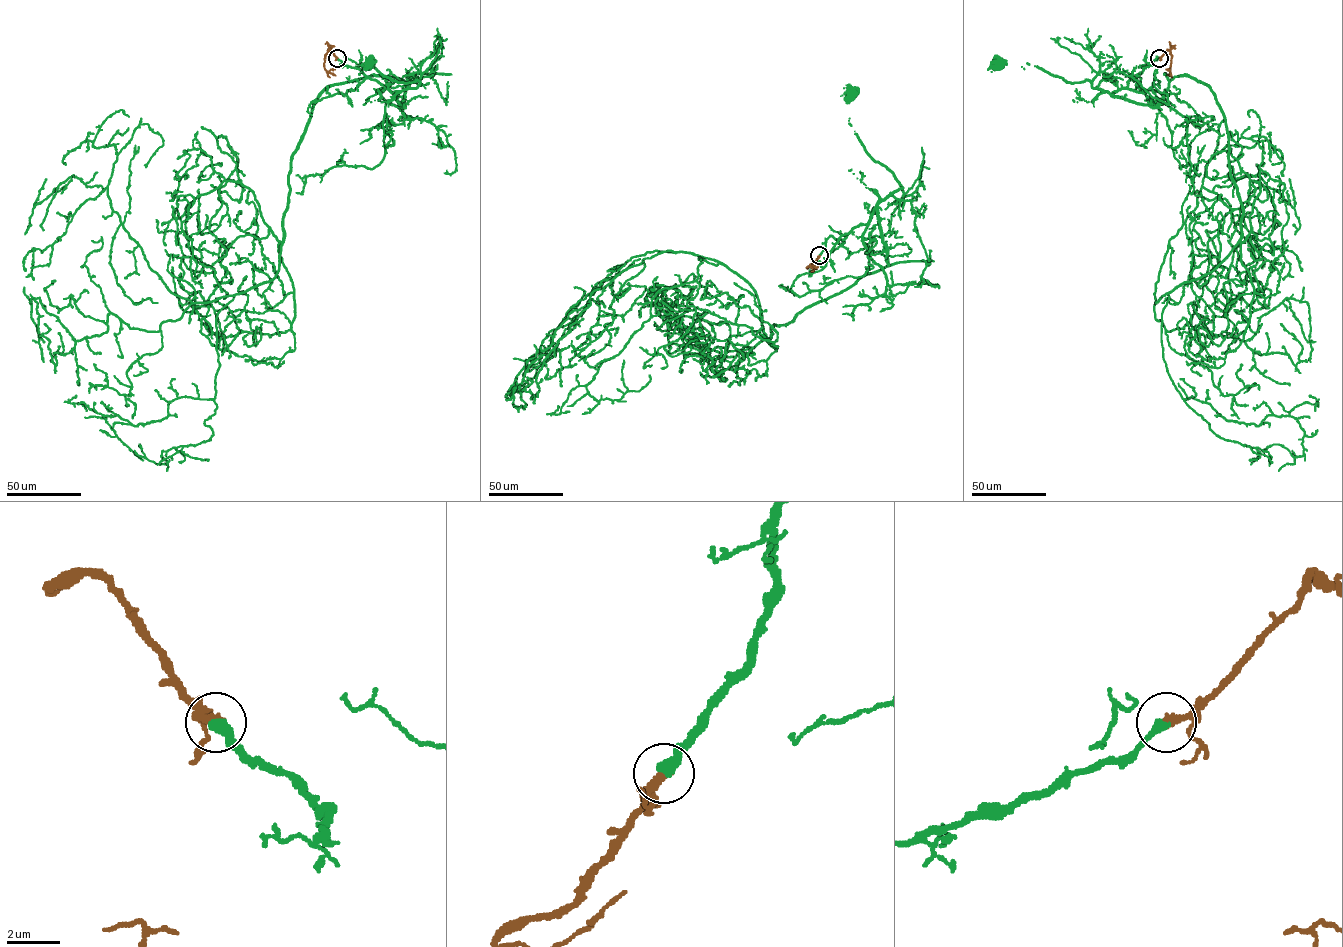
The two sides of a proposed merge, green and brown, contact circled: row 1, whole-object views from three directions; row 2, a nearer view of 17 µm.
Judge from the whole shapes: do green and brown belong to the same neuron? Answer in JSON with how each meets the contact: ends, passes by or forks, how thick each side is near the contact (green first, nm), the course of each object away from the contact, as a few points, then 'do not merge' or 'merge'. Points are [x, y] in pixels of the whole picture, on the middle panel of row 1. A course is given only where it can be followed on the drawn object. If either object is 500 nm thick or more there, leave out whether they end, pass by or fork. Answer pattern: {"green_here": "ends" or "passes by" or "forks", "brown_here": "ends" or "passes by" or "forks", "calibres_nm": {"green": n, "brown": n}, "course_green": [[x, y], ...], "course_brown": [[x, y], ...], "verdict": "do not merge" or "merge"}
{"green_here": "ends", "brown_here": "ends", "calibres_nm": {"green": 440, "brown": 360}, "course_green": [[819, 255], [876, 209], [888, 265], [768, 339], [752, 287], [699, 258], [597, 401], [623, 360]], "course_brown": [[819, 255], [806, 267], [817, 262]], "verdict": "merge"}

